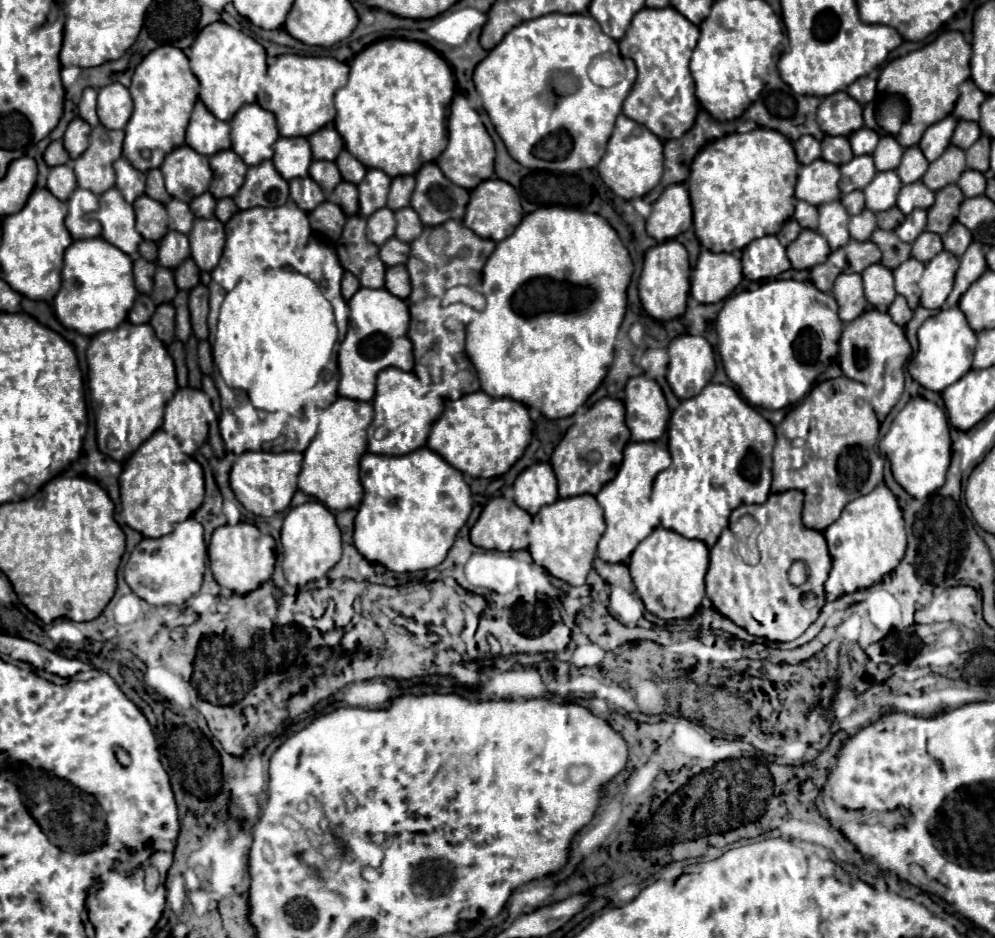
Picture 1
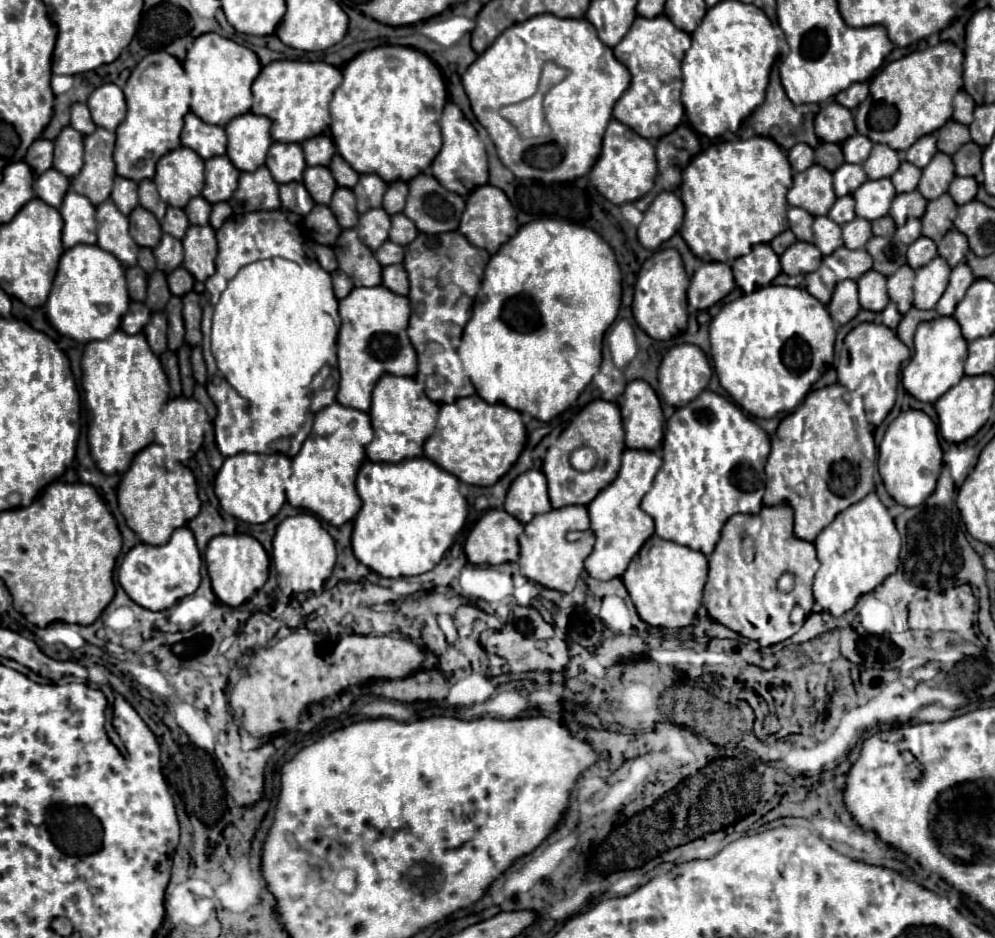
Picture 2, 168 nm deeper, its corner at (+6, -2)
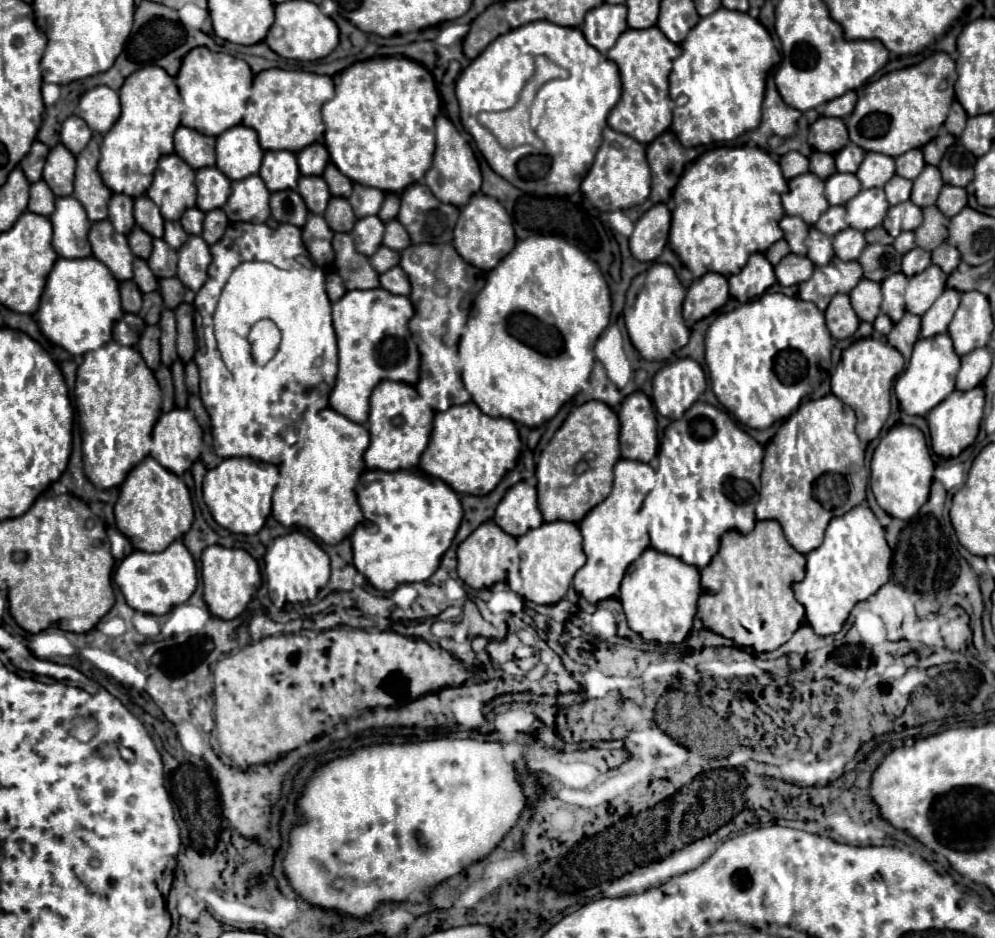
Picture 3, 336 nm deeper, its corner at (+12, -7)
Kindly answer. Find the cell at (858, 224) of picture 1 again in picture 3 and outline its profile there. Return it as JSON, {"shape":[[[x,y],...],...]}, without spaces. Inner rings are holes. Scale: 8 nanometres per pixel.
{"shape":[[[848,227],[848,229],[840,231],[838,235],[834,235],[834,237],[832,237],[832,243],[834,243],[836,257],[852,261],[852,259],[858,259],[860,251],[862,251],[864,245],[866,245],[866,239],[864,239],[864,233],[862,233],[862,231]]]}

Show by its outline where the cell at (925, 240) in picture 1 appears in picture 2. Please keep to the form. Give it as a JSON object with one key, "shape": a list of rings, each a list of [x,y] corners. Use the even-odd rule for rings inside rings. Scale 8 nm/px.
{"shape":[[[920,236],[914,244],[908,246],[908,264],[910,268],[920,268],[920,266],[926,266],[932,258],[936,258],[936,244],[926,238],[926,236]]]}

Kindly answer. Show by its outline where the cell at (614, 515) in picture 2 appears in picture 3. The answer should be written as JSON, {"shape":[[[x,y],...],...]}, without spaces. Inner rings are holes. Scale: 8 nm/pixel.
{"shape":[[[620,459],[614,467],[614,473],[616,479],[612,493],[594,509],[590,509],[590,513],[578,525],[584,537],[582,549],[586,555],[586,565],[574,575],[574,589],[582,593],[582,597],[586,597],[590,603],[618,597],[620,579],[624,577],[628,563],[638,559],[640,551],[650,545],[648,531],[638,523],[638,511],[644,497],[654,485],[654,469],[650,463]]]}

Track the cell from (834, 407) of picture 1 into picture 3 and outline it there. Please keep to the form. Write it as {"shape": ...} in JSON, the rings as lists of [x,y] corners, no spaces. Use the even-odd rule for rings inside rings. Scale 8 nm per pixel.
{"shape":[[[830,391],[820,399],[802,403],[798,411],[780,425],[774,439],[765,446],[756,517],[776,519],[782,525],[788,543],[804,555],[822,543],[826,525],[832,517],[850,511],[866,499],[868,471],[864,469],[864,443],[858,439],[854,429],[856,423],[858,418],[854,411]],[[824,473],[840,473],[846,477],[848,497],[844,507],[824,509],[822,503],[814,497],[814,483]]]}

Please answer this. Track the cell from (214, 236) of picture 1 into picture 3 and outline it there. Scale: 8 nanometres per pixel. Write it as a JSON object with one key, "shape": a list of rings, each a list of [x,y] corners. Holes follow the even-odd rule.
{"shape":[[[190,235],[178,249],[178,279],[188,289],[198,291],[208,279],[206,269],[210,261],[212,255],[208,251],[208,243],[198,235]]]}

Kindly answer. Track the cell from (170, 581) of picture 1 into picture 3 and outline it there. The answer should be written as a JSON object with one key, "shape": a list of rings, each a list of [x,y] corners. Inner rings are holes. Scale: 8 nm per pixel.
{"shape":[[[182,541],[170,543],[160,553],[146,553],[146,551],[132,551],[128,557],[124,557],[114,573],[114,581],[120,587],[120,591],[126,597],[126,603],[140,613],[148,615],[164,615],[172,607],[188,601],[188,597],[194,593],[198,577],[196,577],[196,565]]]}

